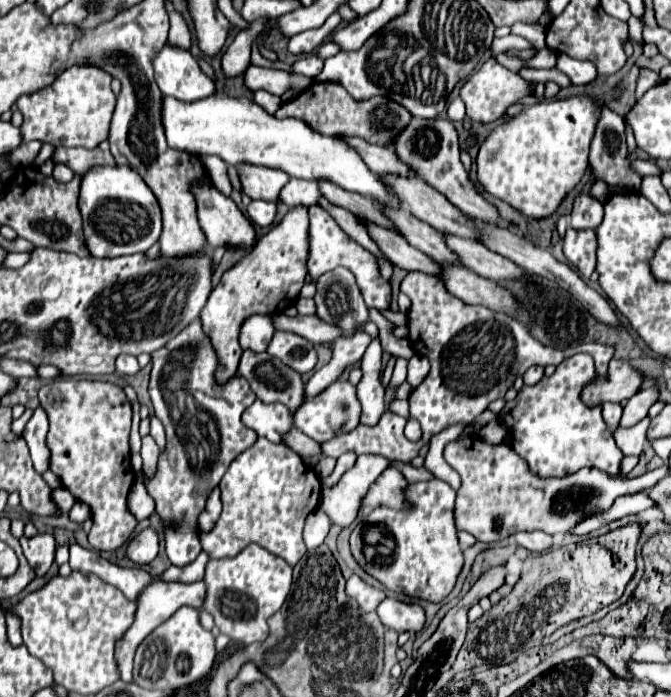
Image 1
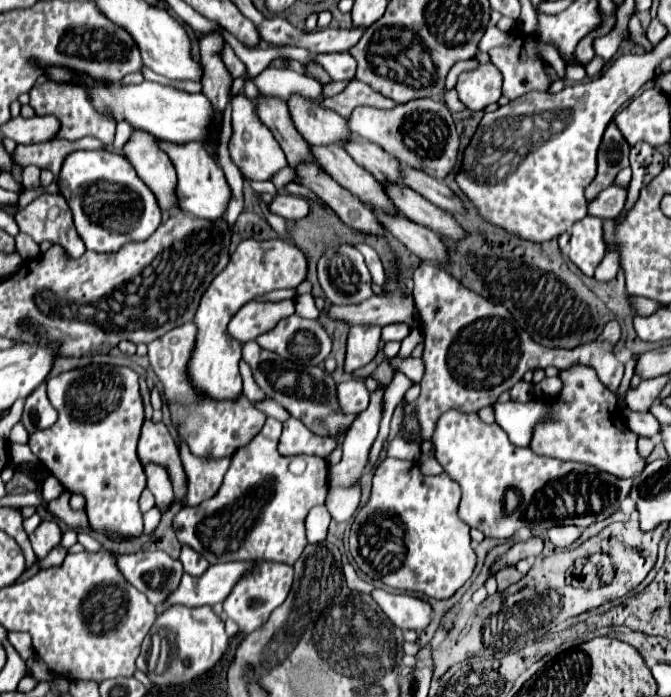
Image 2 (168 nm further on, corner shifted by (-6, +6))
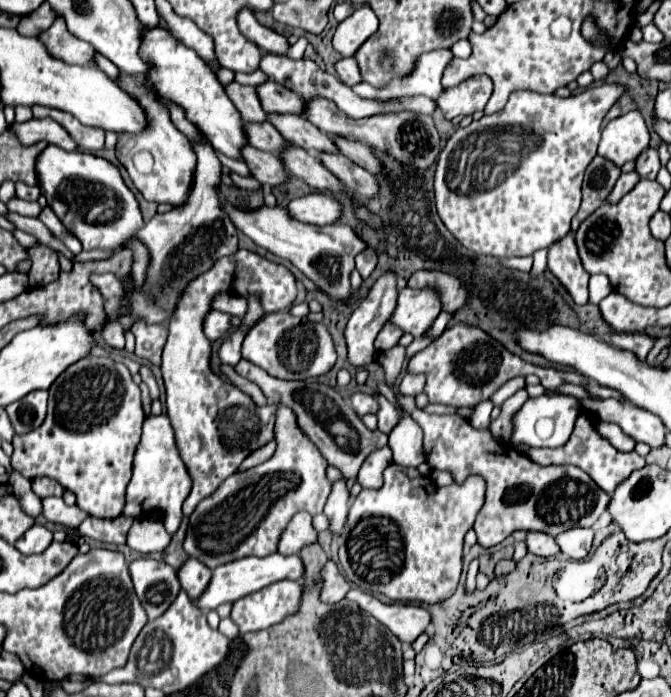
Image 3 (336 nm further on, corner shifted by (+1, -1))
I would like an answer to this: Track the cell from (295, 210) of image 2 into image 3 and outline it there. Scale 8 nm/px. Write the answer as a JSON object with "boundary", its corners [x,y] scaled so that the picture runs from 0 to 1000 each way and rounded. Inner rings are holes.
{"boundary":[[[469,275],[452,284],[434,287],[428,301],[431,301],[431,310],[437,310],[437,316],[484,324],[484,321],[496,321],[508,310],[508,290],[493,278]]]}

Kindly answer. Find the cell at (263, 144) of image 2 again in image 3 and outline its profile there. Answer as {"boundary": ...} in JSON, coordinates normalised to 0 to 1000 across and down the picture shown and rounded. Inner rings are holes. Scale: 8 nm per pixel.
{"boundary":[[[234,37],[234,40],[219,40],[216,60],[210,63],[210,80],[216,80],[216,86],[225,86],[231,95],[228,103],[222,106],[222,115],[237,129],[237,135],[273,152],[279,161],[279,169],[294,184],[308,189],[323,218],[347,230],[365,232],[359,215],[371,207],[371,198],[368,198],[362,169],[347,152],[347,146],[341,143],[332,121],[323,115],[317,103],[311,103],[311,98],[306,98],[306,92],[300,92],[300,86],[294,86],[294,77],[276,69],[273,63],[264,63],[264,57],[258,57],[258,52],[252,52],[246,40]]]}

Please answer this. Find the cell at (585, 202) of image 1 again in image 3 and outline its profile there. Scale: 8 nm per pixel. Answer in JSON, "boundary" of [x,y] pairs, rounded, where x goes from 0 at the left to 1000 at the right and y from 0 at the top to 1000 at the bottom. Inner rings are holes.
{"boundary":[[[937,247],[937,250],[925,250],[925,255],[920,258],[920,264],[917,264],[917,270],[911,273],[911,278],[905,281],[905,287],[902,287],[902,293],[920,293],[946,264],[952,261],[952,253],[946,250],[946,247]]]}

